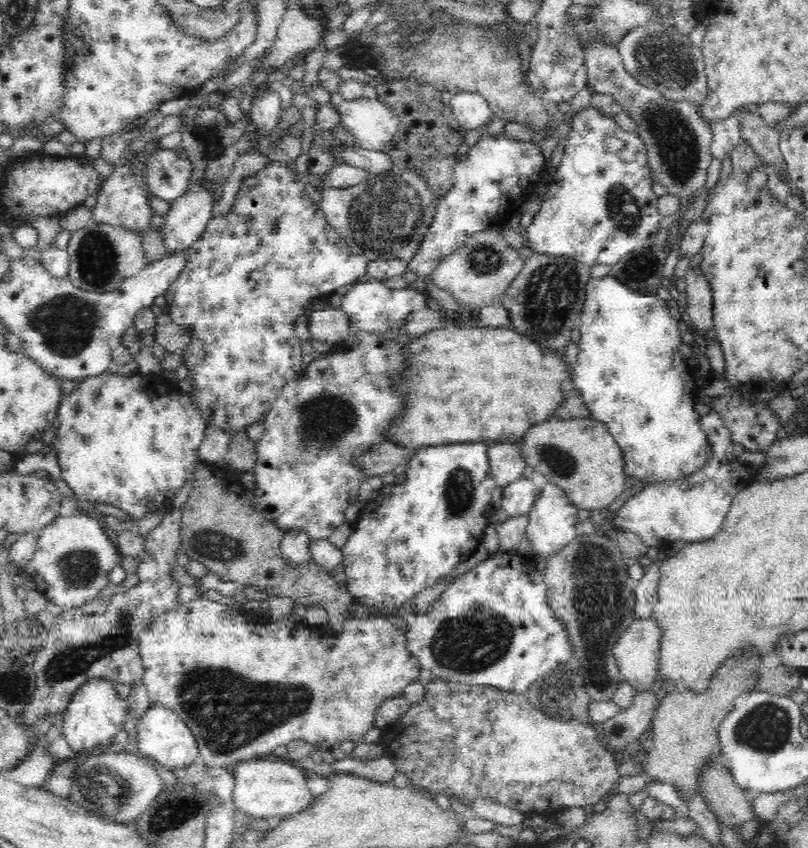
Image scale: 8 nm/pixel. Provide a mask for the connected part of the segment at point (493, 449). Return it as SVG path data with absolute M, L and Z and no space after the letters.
M518 442L489 443L487 455L496 486L501 488L523 477L528 466Z

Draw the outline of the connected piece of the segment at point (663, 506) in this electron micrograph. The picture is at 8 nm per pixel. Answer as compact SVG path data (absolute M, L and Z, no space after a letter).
M710 411L699 416L699 425L708 441L708 462L700 470L693 471L684 478L668 479L644 486L640 492L624 502L613 524L636 533L651 547L659 546L660 542L676 540L699 543L712 538L720 530L732 498L753 482L750 478L740 478L742 469L751 466L739 462L738 455L732 453L734 444L729 430L716 413Z

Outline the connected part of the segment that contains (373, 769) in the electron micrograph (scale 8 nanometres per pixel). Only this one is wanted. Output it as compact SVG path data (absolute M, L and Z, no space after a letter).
M345 755L342 760L335 760L332 770L340 774L354 775L367 778L374 782L388 782L397 773L396 761L393 756L384 758L361 759Z

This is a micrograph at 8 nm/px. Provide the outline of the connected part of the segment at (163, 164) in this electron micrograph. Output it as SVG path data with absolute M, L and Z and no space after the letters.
M176 149L156 150L148 160L148 166L148 183L157 197L171 203L188 192L192 163Z

